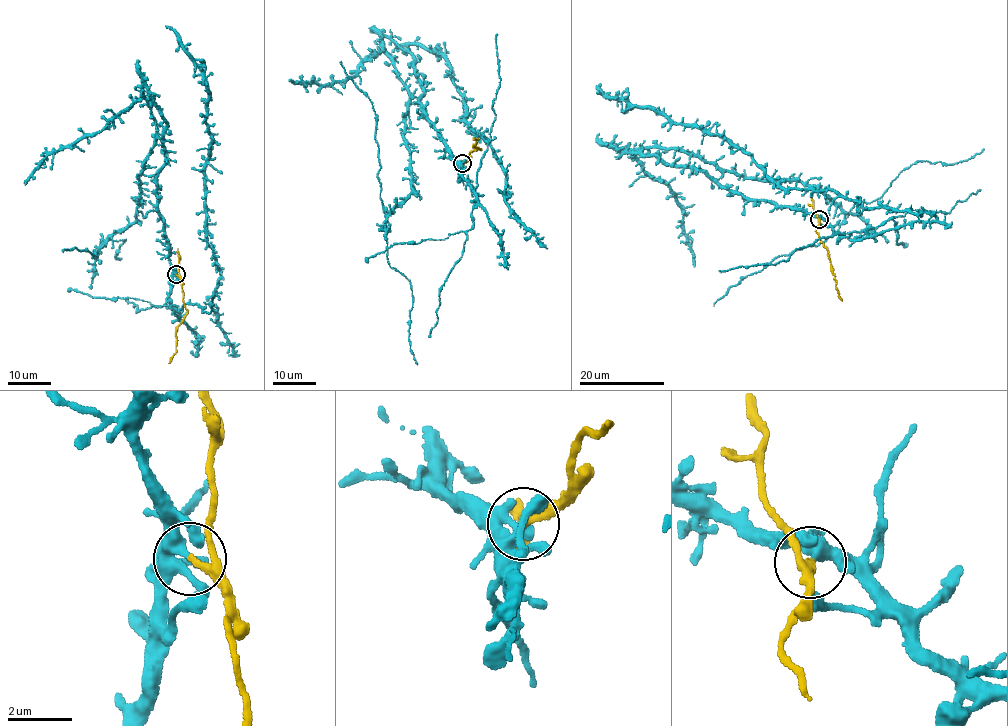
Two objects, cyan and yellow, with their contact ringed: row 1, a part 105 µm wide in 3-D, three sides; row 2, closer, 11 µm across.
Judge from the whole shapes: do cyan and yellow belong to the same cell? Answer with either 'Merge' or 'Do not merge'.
Do not merge

